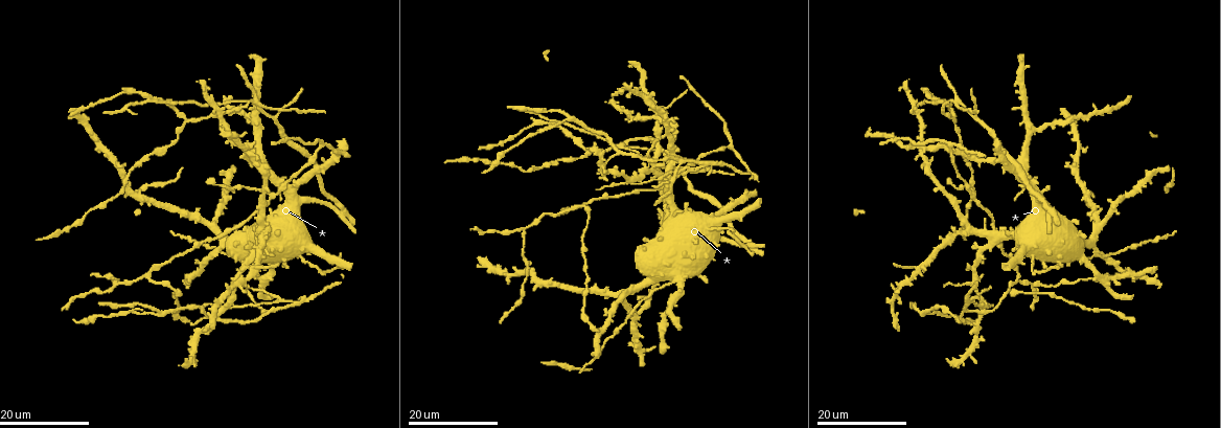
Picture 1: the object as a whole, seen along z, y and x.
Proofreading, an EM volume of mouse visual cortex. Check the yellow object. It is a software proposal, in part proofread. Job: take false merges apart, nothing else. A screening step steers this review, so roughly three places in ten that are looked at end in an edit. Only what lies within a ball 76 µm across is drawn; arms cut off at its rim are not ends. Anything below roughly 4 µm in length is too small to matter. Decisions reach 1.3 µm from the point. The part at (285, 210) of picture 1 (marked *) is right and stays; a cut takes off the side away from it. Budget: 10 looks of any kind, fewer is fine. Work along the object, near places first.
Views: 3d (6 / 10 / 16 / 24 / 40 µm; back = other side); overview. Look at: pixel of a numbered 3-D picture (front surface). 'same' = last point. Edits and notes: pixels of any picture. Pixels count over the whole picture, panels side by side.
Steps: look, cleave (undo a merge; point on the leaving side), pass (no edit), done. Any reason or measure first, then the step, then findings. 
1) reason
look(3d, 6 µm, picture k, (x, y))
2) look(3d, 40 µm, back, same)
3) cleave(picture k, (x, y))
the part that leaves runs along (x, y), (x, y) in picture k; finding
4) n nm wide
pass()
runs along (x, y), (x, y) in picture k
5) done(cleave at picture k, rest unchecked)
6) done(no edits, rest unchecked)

look(3d, 16 µm, picture 1, (647, 165))

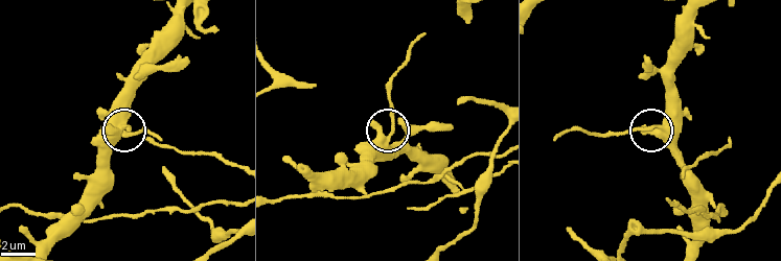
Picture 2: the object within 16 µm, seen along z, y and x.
look(3d, 10 µm, picture 2, (660, 126))

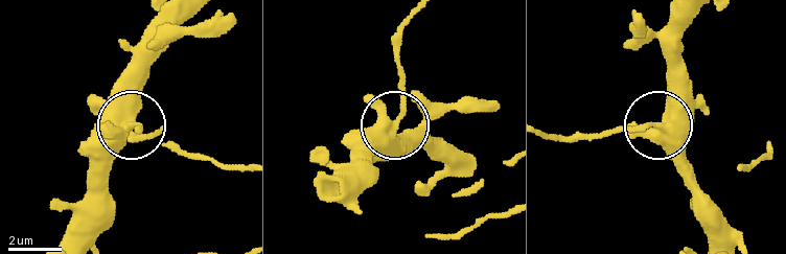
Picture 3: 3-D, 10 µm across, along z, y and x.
side arm 8 µm
pass()
runs along (464, 170), (428, 146), (400, 144), (403, 68) in picture 3; continuous, no second neuron

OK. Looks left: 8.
arms part here
look(3d, 16 µm, picture 1, (185, 117))

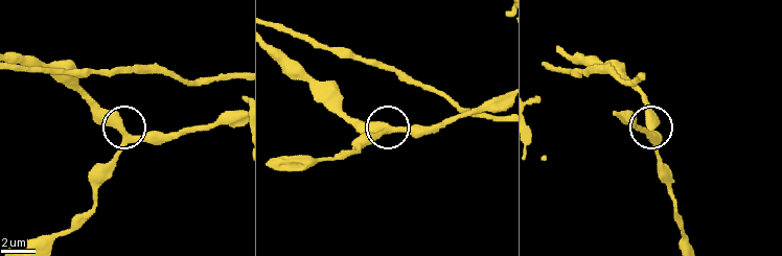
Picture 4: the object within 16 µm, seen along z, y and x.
zoom in
look(3d, 10 µm, picture 4, (126, 138))

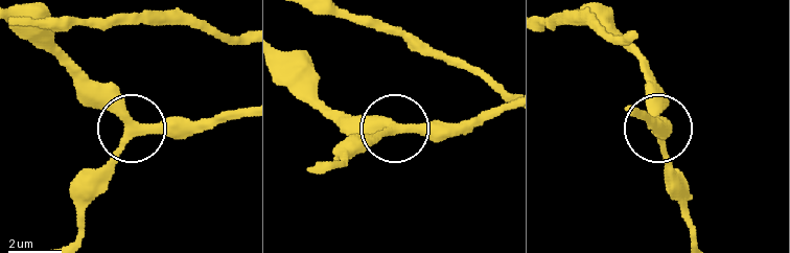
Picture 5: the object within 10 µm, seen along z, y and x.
330 nm wide
pass()
runs along (240, 110), (186, 130), (139, 130), (67, 65) in picture 5; all the same neuron

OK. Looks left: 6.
look(3d, 16 µm, picture 1, (251, 269))

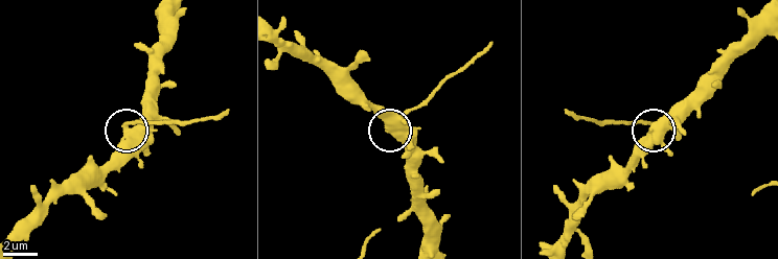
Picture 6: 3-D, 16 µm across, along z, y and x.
look(3d, 6 µm, picture 6, (129, 132))

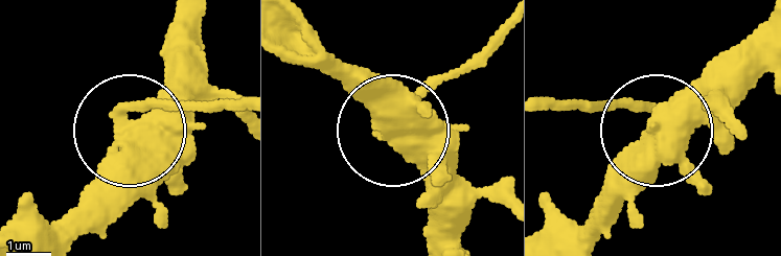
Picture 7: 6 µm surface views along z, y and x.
cleave(picture 7, (170, 103))
the part that leaves runs along (127, 119), (168, 100), (235, 100) in picture 7; two neurons meet here

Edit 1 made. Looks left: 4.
look(overview)

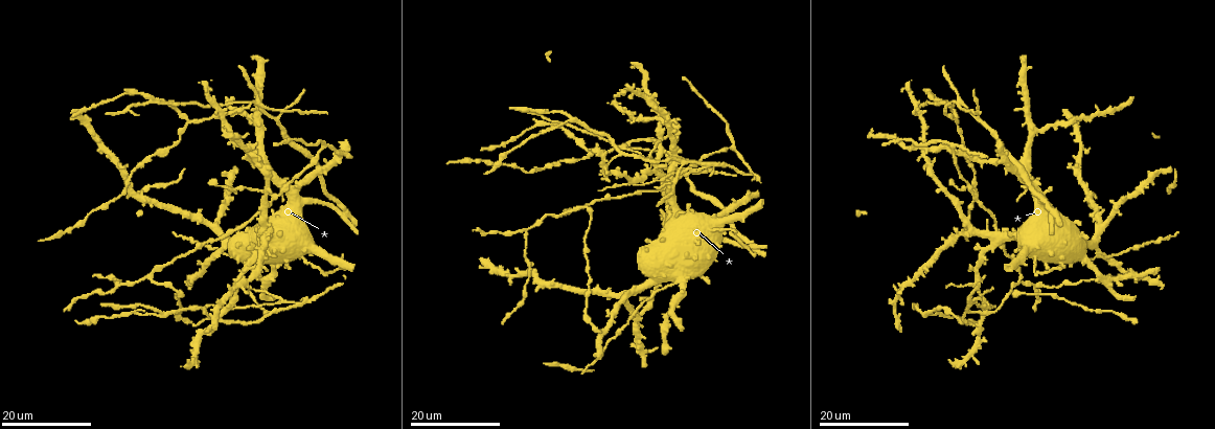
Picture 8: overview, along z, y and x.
two arms at a narrow angle
look(3d, 24 µm, picture 8, (693, 170))

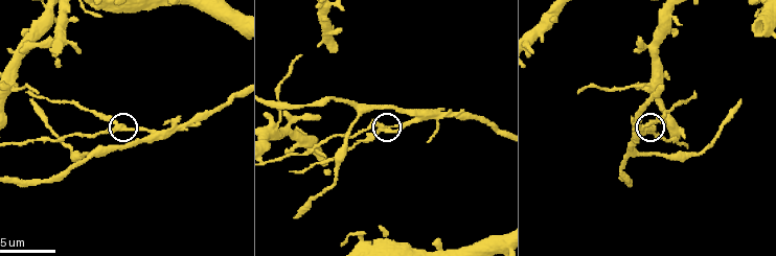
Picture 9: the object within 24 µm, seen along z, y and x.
look(3d, 10 µm, picture 9, (115, 124))

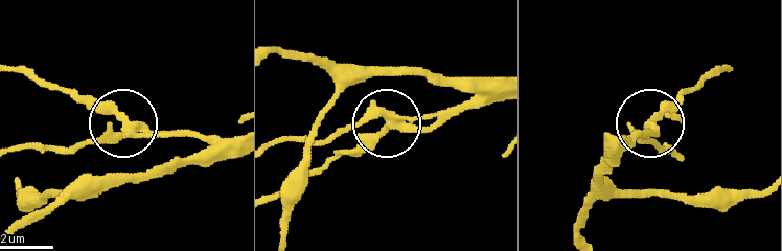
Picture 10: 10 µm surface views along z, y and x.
4 arms
pass()
continuous, no second neuron

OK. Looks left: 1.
done(cleave at picture 7, rest unchecked)

